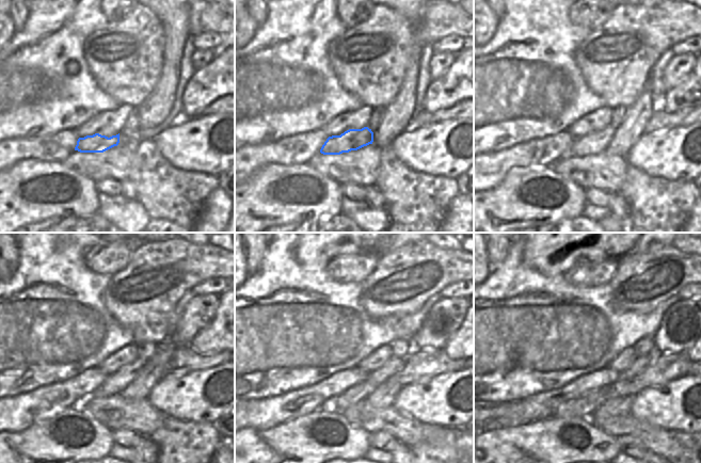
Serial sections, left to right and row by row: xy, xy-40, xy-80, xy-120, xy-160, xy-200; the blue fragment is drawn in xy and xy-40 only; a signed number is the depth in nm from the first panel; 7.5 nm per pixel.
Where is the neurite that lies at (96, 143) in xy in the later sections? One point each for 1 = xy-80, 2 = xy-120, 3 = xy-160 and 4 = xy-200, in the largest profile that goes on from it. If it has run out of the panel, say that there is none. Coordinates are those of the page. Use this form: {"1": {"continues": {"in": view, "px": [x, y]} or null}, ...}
{"1": {"continues": {"in": "xy-80", "px": [593, 143]}}, "2": {"continues": {"in": "xy-120", "px": [115, 383]}}, "3": {"continues": {"in": "xy-160", "px": [360, 392]}}, "4": {"continues": {"in": "xy-200", "px": [641, 364]}}}

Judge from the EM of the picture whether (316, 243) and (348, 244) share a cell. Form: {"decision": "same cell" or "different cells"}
{"decision": "same cell"}

